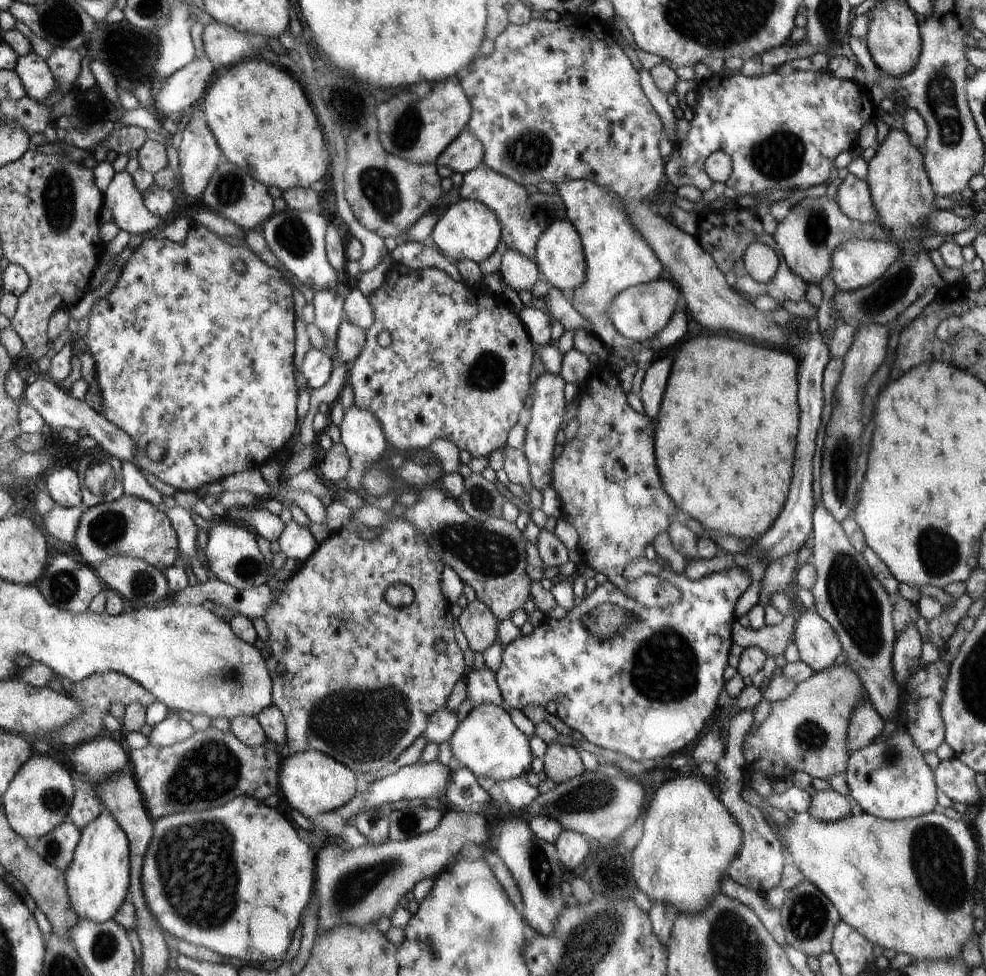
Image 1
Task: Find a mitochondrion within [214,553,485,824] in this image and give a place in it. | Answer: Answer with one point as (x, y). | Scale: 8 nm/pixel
(368, 734)

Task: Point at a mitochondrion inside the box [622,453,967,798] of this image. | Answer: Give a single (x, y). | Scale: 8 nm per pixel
(856, 604)

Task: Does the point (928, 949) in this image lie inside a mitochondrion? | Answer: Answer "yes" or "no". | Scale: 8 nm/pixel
no

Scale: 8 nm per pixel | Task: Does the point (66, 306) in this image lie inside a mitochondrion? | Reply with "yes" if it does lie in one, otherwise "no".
no

